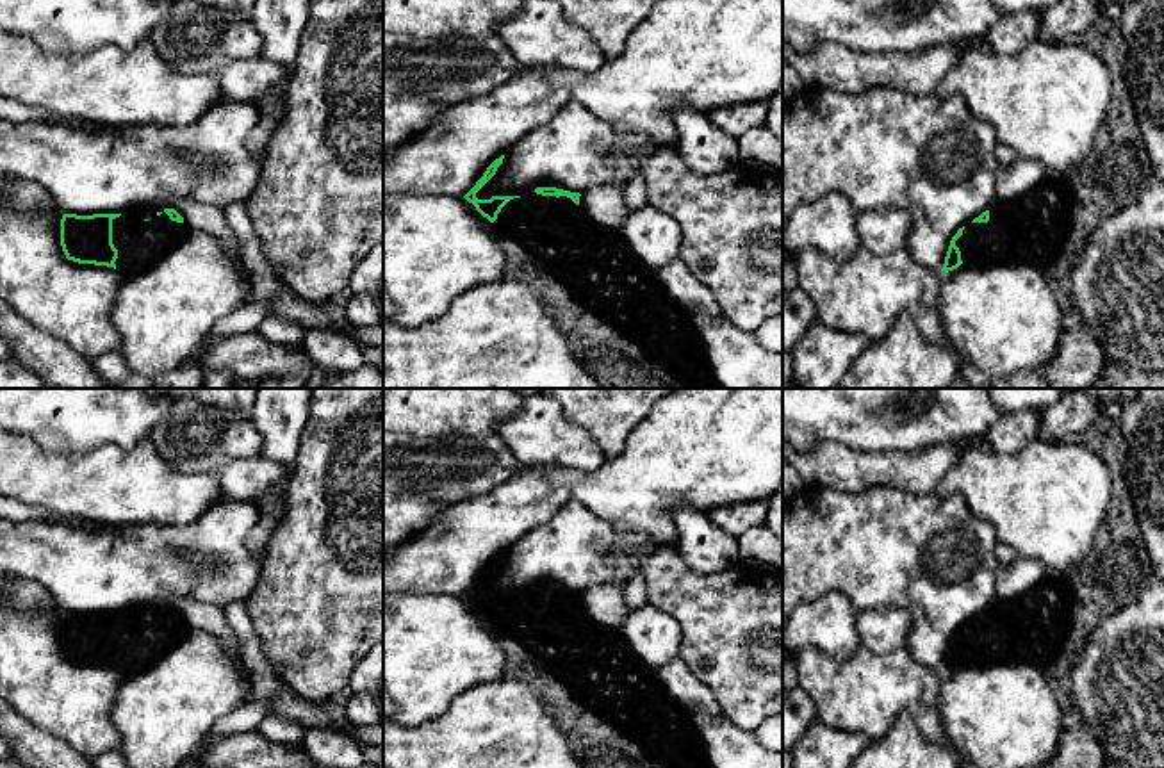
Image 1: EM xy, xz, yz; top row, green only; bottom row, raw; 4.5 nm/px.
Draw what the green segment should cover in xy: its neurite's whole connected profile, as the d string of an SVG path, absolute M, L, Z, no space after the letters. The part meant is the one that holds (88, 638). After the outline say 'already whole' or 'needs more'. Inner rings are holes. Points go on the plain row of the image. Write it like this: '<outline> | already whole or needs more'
M175 608L123 613L64 613L61 645L68 659L118 668L125 679L146 672L189 633Z | needs more

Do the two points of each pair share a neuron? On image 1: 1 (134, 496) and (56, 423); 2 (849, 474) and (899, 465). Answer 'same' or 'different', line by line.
1: different
2: same

